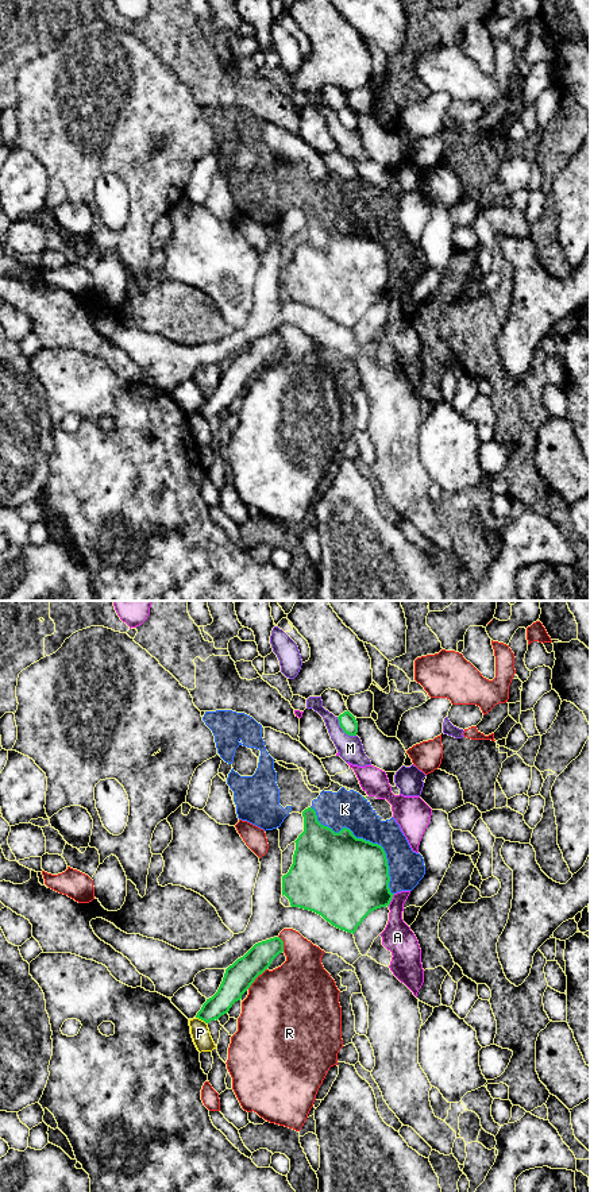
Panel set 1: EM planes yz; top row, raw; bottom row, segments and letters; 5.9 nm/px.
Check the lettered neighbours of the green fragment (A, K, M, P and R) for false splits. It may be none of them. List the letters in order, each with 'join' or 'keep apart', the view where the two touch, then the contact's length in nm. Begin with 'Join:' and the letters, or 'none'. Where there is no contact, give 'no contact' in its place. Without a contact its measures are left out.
Join: none
A: keep apart | yz | 90 nm
K: keep apart | yz | 700 nm
M: keep apart | yz | 170 nm
P: keep apart | yz | 80 nm
R: keep apart | yz | 170 nm

